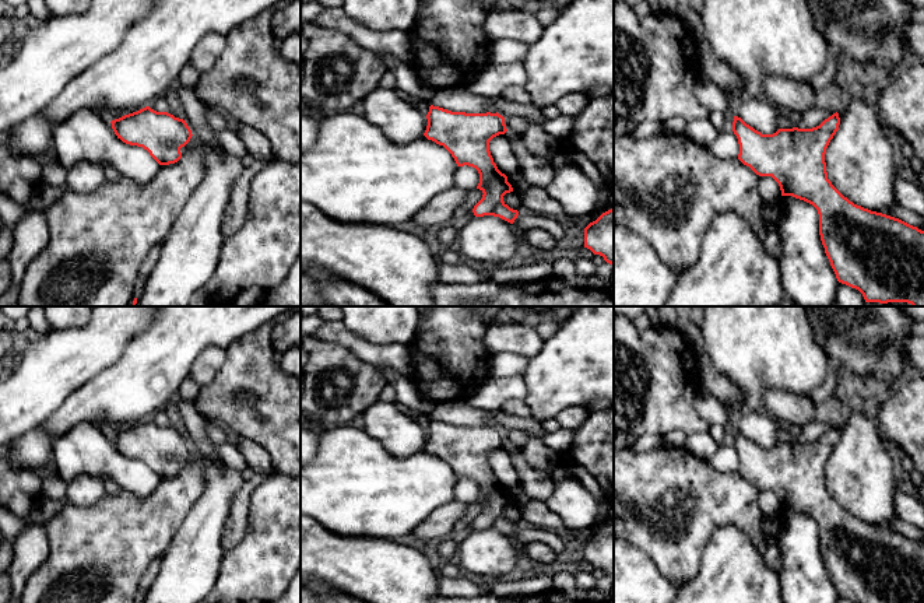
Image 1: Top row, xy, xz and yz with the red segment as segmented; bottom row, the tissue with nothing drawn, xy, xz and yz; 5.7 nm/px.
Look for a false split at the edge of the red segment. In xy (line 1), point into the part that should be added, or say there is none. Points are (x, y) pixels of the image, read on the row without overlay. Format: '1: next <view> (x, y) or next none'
1: next none

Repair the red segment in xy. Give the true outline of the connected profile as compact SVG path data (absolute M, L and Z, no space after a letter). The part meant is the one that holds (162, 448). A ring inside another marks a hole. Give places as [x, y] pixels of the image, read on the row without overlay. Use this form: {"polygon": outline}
{"polygon": "M145 420L110 435L117 452L143 460L159 478L175 477L182 471L180 462L192 452L186 434L168 425Z"}

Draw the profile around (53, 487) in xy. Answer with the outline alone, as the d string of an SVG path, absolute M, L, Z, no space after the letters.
M56 470L42 478L43 497L59 501L67 497L68 483L64 481Z

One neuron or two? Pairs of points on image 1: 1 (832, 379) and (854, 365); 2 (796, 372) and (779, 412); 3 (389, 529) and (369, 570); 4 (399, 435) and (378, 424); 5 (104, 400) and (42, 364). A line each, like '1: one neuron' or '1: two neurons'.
1: two neurons
2: two neurons
3: two neurons
4: one neuron
5: two neurons

